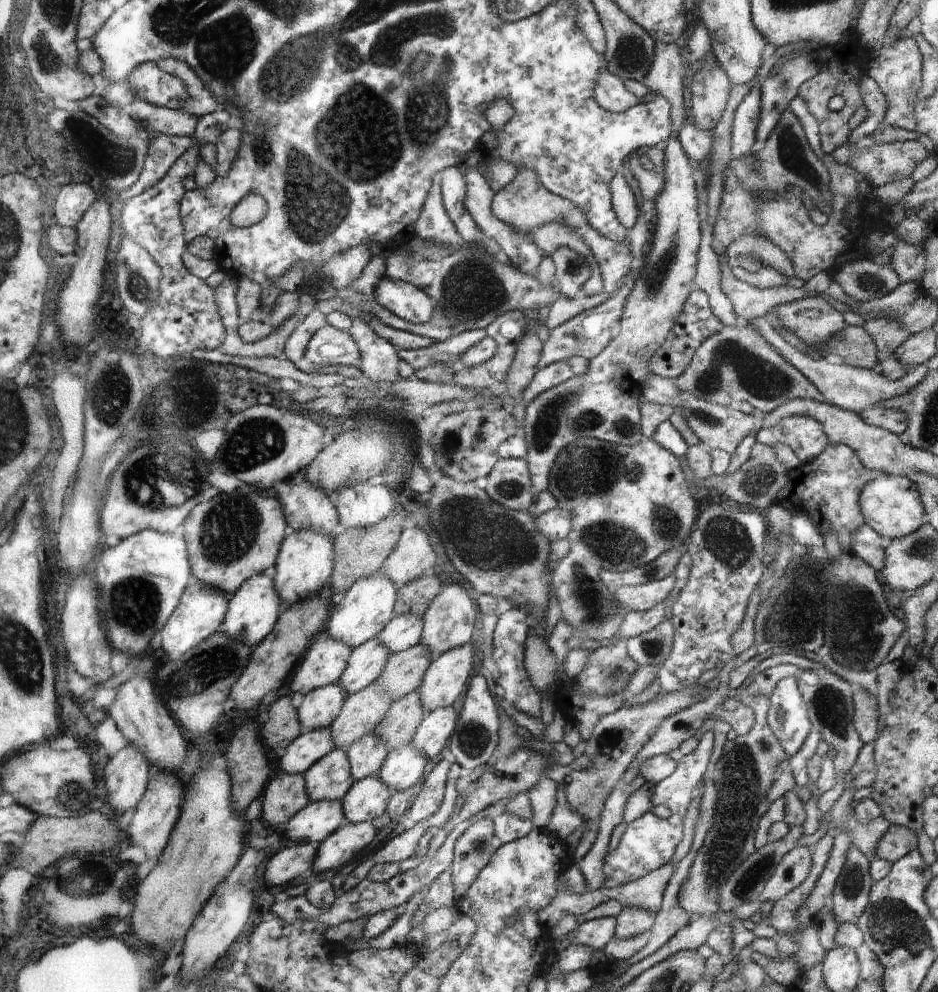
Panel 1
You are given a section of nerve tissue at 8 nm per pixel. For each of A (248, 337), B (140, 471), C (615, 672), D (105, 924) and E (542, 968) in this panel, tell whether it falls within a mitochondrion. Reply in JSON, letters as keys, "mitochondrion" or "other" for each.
{"A":"other","B":"other","C":"mitochondrion","D":"other","E":"other"}

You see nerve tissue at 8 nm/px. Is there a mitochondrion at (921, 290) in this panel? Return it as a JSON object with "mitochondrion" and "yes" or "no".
{"mitochondrion":"no"}

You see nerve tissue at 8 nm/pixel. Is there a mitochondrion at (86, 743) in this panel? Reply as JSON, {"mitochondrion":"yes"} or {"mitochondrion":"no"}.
{"mitochondrion":"no"}

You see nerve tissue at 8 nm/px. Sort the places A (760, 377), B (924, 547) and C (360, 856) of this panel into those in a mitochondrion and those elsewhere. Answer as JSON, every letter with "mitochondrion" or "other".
{"A":"mitochondrion","B":"mitochondrion","C":"other"}

